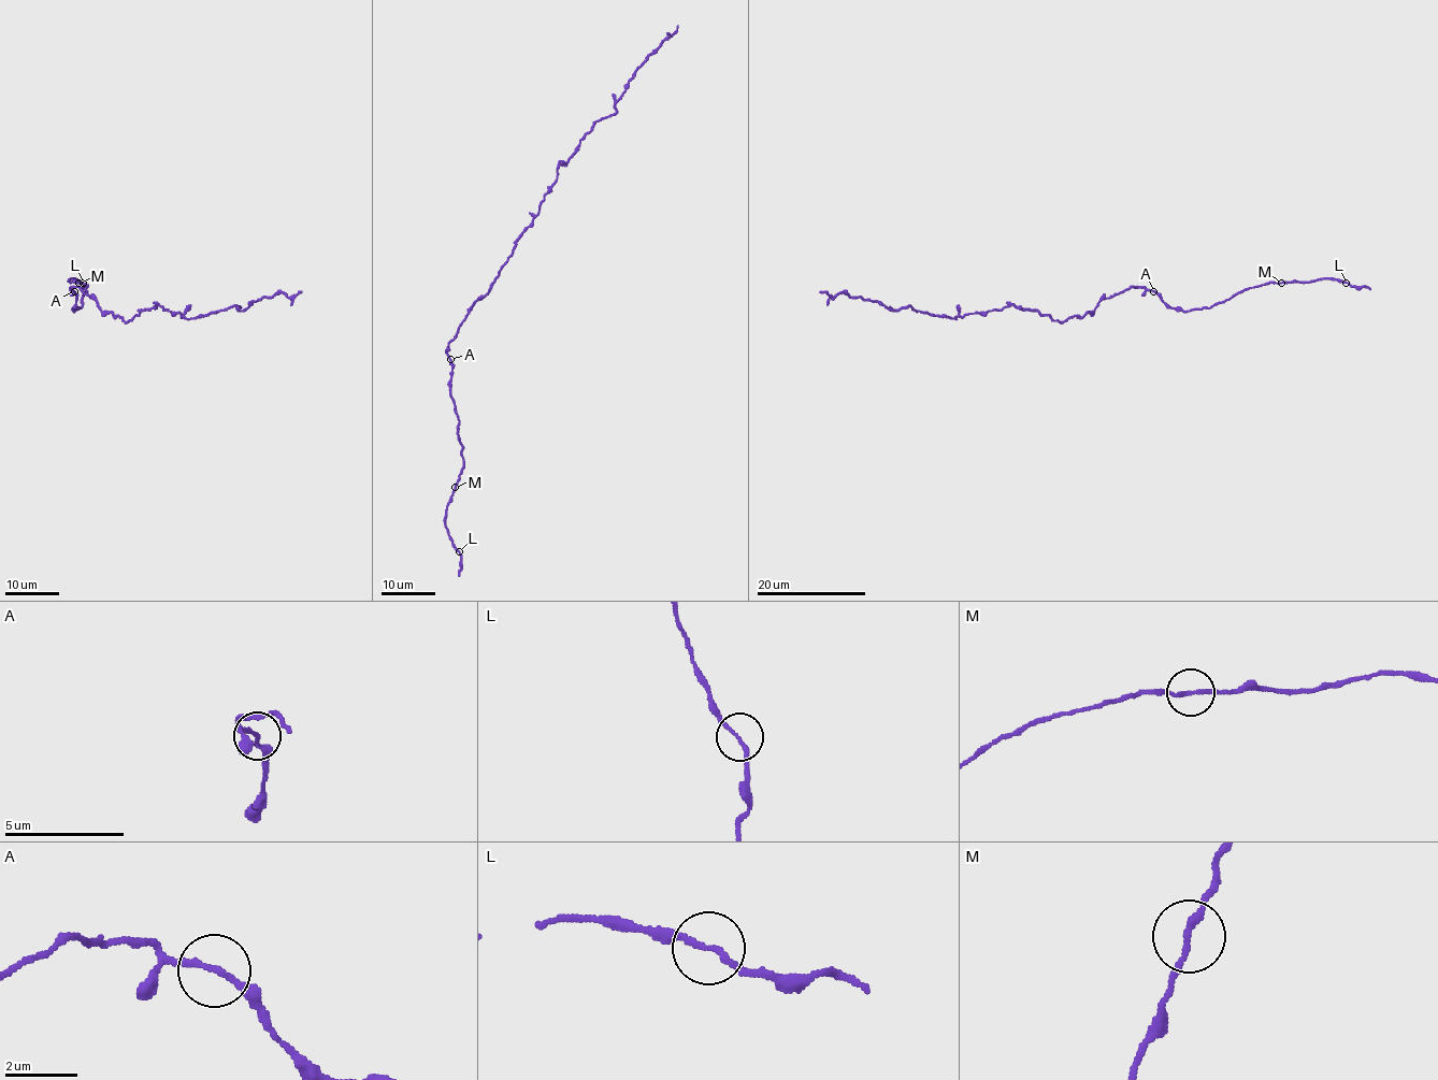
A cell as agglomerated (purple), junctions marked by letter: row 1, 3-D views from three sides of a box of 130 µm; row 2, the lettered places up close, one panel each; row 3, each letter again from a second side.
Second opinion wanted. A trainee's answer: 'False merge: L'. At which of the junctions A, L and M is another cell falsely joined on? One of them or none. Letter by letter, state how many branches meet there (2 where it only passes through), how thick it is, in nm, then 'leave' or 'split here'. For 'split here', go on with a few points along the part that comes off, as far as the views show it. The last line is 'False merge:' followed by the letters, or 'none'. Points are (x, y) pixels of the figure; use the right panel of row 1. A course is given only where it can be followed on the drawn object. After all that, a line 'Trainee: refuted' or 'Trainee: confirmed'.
A: 2 | 150 nm | leave
L: 2 | 150 nm | leave
M: 2 | 160 nm | leave
False merge: none
Trainee: refuted

